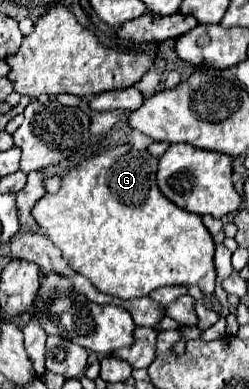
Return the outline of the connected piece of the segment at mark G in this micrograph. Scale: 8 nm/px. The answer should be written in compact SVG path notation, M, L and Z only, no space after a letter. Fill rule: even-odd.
M130 145L114 147L92 159L86 159L72 169L64 179L58 193L46 193L32 215L40 227L48 233L52 243L62 251L68 265L92 281L92 285L106 295L120 299L134 299L122 295L146 297L158 287L166 285L198 285L208 297L214 297L216 267L214 267L214 241L208 229L202 225L202 217L180 209L168 201L156 185L156 163L146 149L138 151Z

